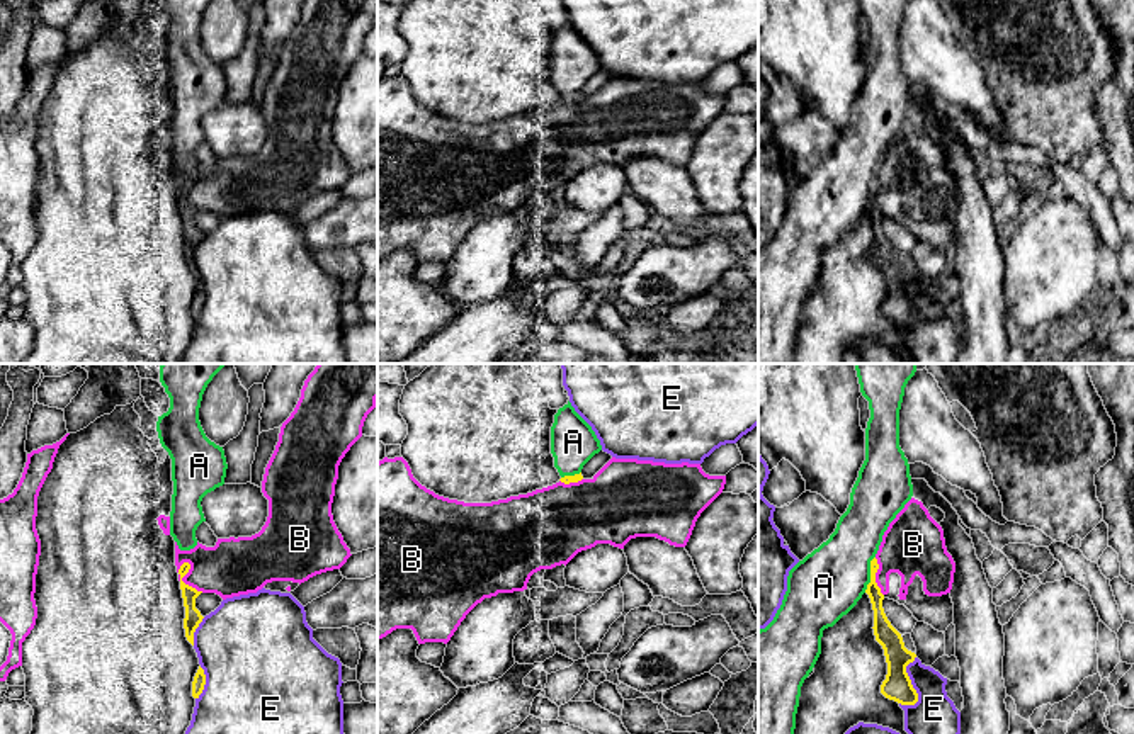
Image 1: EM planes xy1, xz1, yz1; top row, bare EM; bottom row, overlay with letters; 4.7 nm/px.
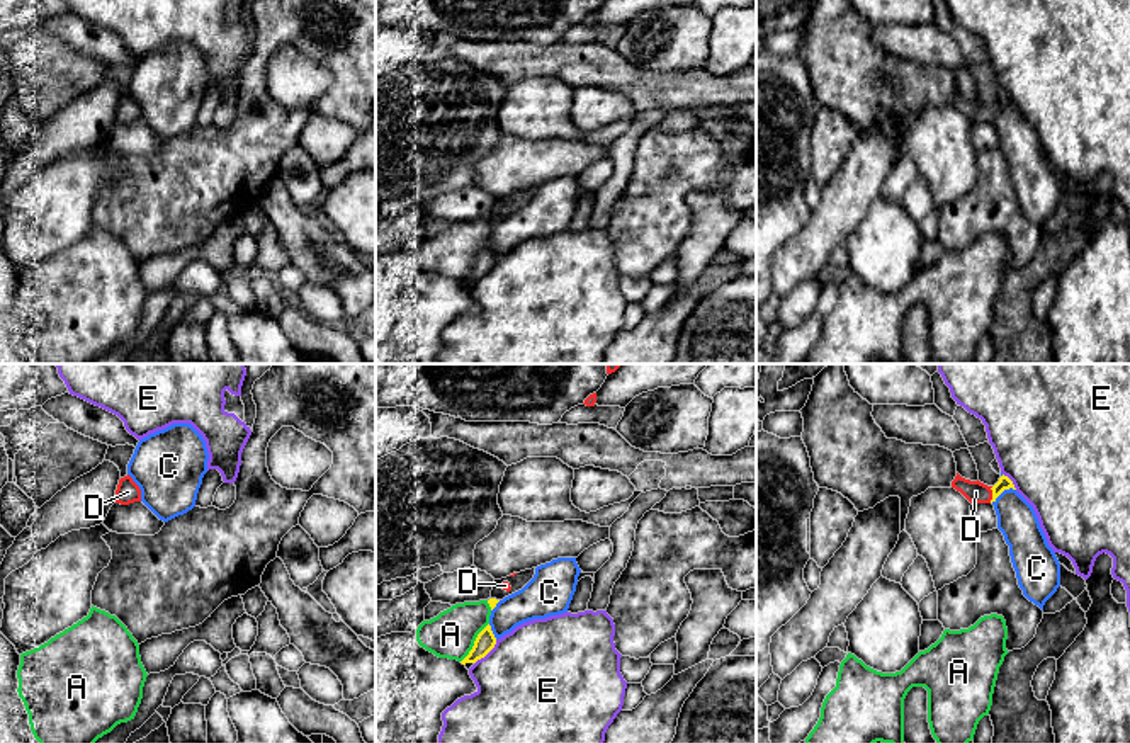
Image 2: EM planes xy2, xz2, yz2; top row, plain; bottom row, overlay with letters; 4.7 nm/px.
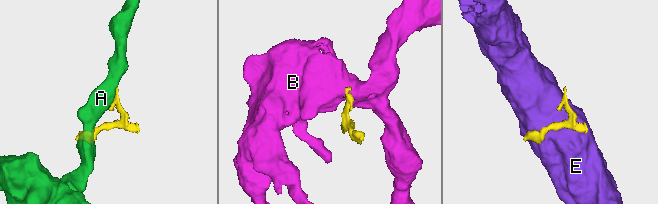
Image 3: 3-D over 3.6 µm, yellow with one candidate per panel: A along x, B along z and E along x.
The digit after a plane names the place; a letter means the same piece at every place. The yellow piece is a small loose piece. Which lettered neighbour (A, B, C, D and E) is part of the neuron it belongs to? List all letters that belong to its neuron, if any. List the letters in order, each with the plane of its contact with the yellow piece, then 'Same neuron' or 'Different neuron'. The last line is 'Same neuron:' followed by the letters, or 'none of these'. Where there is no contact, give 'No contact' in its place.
A: Touches yellow in xz2. Different neuron
B: Touches yellow in xy1. Different neuron
C: Touches yellow in yz2. Different neuron
D: Touches yellow in yz2. Same neuron
E: Touches yellow in yz1. Different neuron
Same neuron: D

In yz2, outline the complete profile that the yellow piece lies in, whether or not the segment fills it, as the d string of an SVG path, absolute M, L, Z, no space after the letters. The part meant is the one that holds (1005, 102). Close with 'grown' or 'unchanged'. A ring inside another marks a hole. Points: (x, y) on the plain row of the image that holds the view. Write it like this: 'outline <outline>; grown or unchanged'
outline M958 92L952 100L952 107L960 111L970 122L992 122L1004 109L1016 109L1013 100L1008 95L1001 95L994 105L987 105L984 102L970 100L962 97Z; grown

